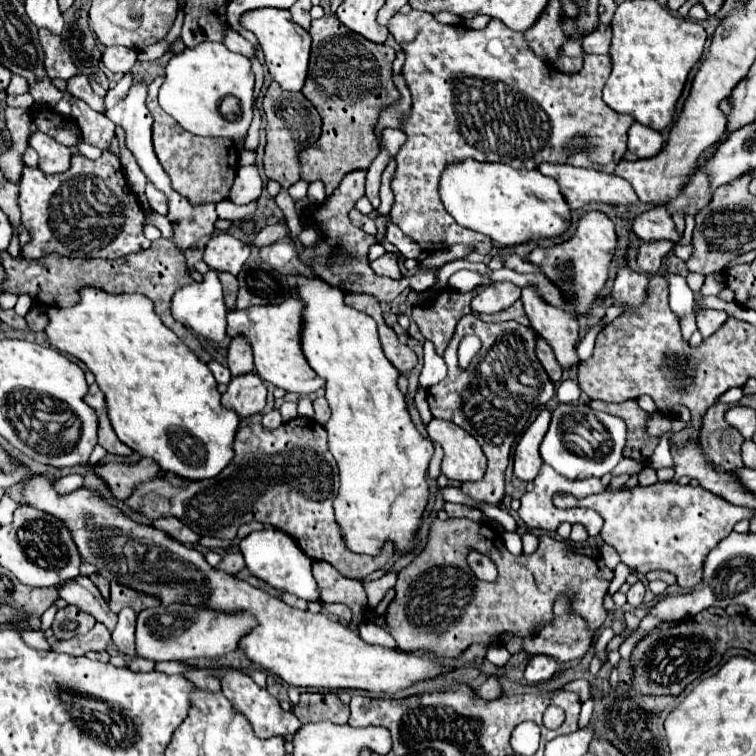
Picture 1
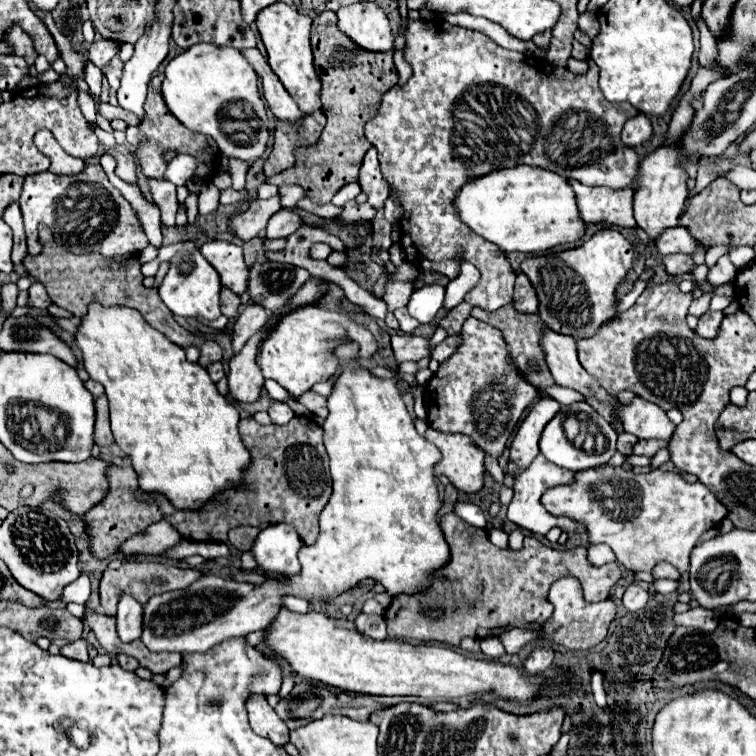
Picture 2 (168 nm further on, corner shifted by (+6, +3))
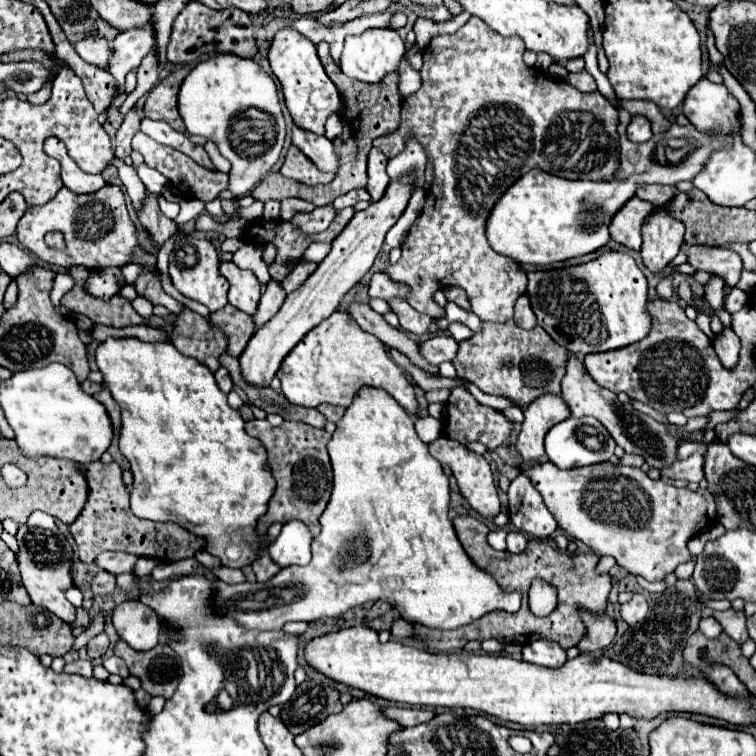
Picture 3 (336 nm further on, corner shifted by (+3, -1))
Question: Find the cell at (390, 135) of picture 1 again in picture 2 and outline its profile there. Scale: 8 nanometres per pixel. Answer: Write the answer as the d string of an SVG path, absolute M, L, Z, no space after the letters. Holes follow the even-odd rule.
M370 148L366 152L362 168L360 168L358 182L362 186L362 192L366 192L366 196L368 196L368 204L376 210L382 210L386 198L390 196L390 192L388 192L388 184L384 184L384 178L380 174L376 148Z

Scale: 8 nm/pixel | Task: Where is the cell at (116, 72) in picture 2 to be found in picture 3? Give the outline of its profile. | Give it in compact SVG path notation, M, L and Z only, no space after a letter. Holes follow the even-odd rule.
M149 20L145 26L141 28L129 28L123 30L115 40L113 40L113 56L109 62L109 72L115 76L115 80L119 82L121 94L123 94L123 86L125 86L125 74L129 70L137 70L141 60L151 52L151 48L155 46L155 28L153 22Z

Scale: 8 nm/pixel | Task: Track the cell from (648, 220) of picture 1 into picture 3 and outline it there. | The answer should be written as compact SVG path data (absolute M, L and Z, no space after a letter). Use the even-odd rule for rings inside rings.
M683 246L683 250L689 254L689 264L695 266L697 270L719 274L725 278L729 286L737 284L743 270L743 260L733 250L723 250L713 246L695 246L695 248Z

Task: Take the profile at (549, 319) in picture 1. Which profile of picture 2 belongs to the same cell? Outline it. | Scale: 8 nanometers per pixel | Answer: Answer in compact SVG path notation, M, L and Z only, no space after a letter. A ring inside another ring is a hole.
M544 326L544 328L542 328L542 336L540 336L540 346L542 346L544 354L546 354L546 364L548 364L548 368L550 368L550 372L552 372L552 376L554 376L554 380L556 380L558 386L566 386L566 388L572 388L572 390L578 390L580 394L584 394L584 396L586 396L586 402L588 402L600 416L604 416L608 422L610 422L612 418L616 418L616 414L614 414L614 410L612 410L612 404L616 404L618 400L616 400L616 398L610 398L608 392L604 392L604 388L600 388L598 380L592 378L592 376L580 366L578 356L576 356L576 340L574 340L572 336L558 334L558 332L554 332L554 330L550 330L550 328Z

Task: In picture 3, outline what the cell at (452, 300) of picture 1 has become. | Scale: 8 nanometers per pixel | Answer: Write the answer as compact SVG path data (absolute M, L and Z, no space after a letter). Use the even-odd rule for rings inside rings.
M513 320L507 324L483 322L483 330L459 344L459 356L453 360L457 376L469 380L485 394L509 398L515 406L525 408L543 394L561 394L561 378L569 360L567 348L555 344L539 326L533 330L519 328Z

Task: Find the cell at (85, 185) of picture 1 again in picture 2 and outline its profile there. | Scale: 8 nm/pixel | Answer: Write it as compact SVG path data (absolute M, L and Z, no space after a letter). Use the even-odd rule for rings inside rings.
M86 164L82 172L72 176L58 176L52 172L24 176L20 208L26 226L28 254L40 254L42 250L38 240L38 224L50 226L58 246L72 254L100 252L102 256L112 258L142 252L148 246L148 238L138 226L132 206L110 184L100 164Z

